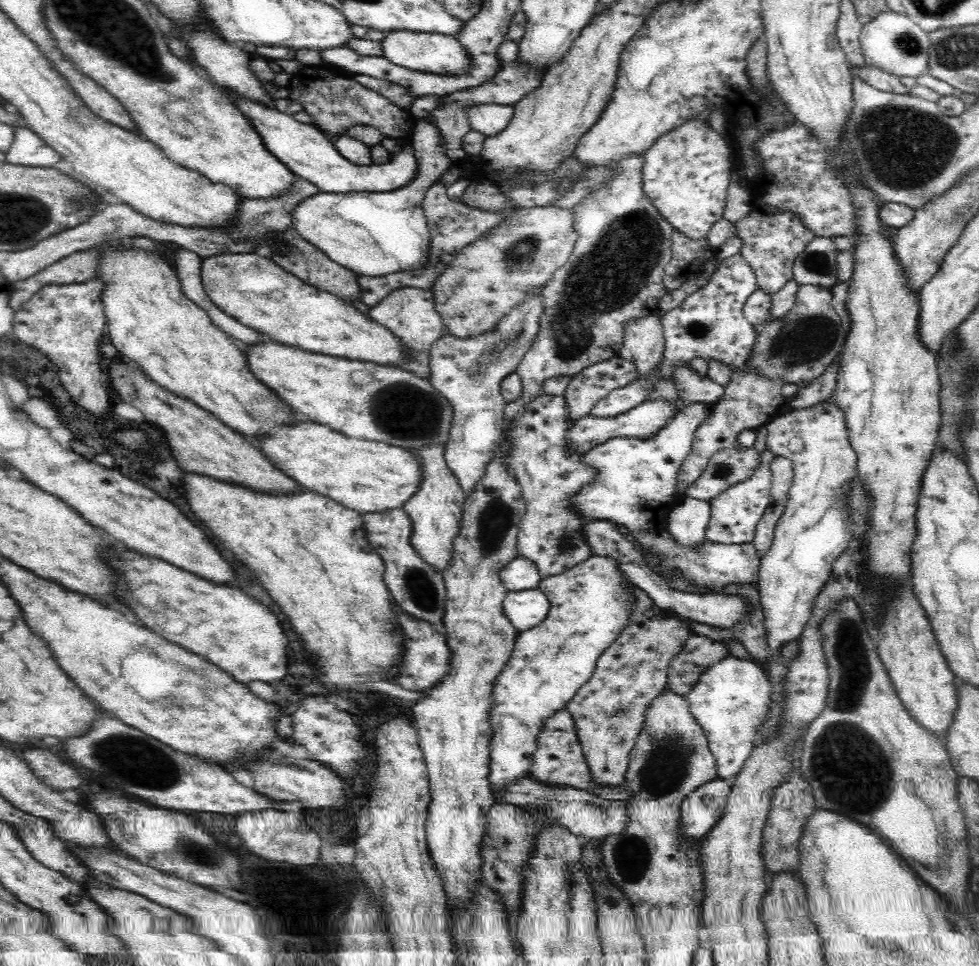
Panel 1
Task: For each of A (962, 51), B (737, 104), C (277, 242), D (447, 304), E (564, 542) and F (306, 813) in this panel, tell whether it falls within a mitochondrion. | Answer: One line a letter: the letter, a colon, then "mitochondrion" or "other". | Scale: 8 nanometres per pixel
A: mitochondrion
B: other
C: other
D: other
E: mitochondrion
F: other

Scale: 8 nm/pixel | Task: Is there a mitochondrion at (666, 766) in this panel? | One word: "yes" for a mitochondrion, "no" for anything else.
yes

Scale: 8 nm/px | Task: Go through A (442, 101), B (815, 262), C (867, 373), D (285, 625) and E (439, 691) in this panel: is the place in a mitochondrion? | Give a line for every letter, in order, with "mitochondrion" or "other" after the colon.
A: other
B: mitochondrion
C: other
D: other
E: other

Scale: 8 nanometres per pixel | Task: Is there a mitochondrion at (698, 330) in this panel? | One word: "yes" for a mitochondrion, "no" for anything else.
yes

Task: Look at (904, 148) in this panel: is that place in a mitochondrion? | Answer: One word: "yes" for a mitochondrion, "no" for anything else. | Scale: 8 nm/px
yes

